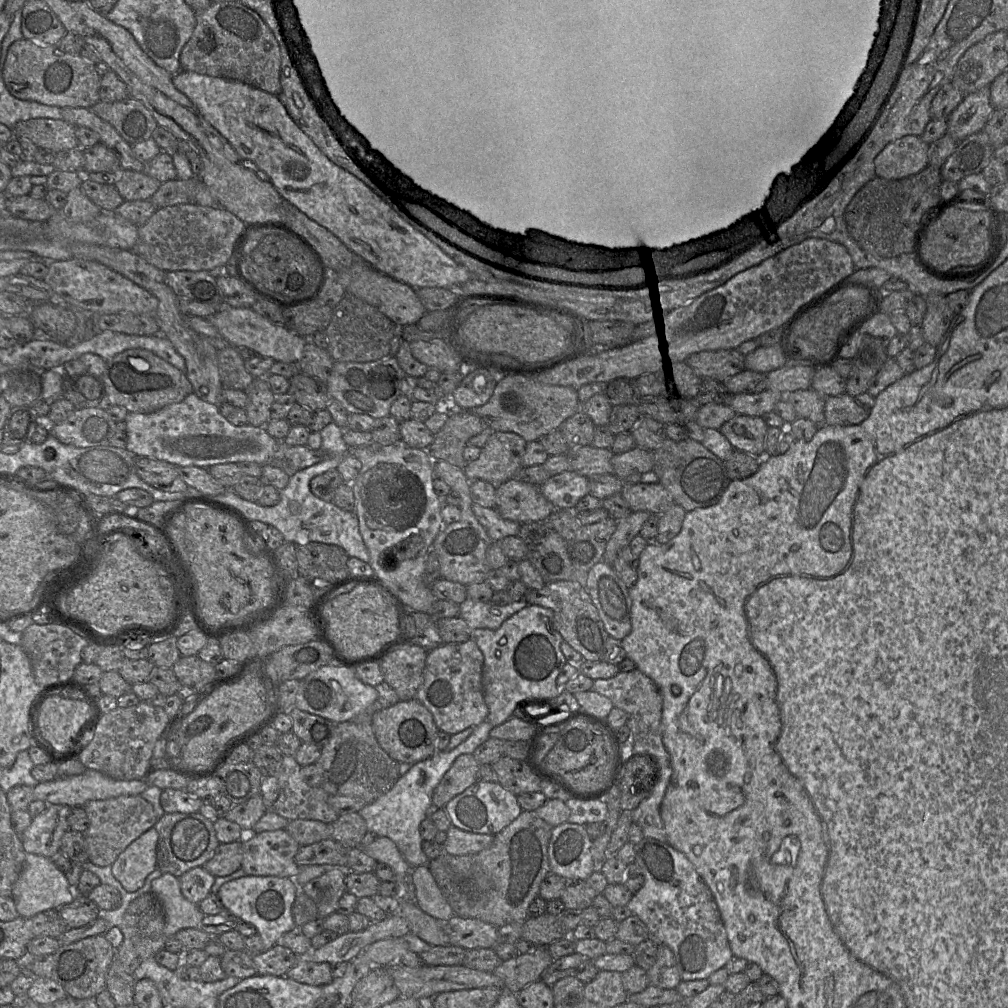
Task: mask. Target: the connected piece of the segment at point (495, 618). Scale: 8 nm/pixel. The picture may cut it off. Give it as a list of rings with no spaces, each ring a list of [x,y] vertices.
[[[466,598],[459,604],[459,617],[467,623],[471,630],[495,630],[507,618],[527,605],[526,600],[511,602],[506,605],[496,605],[491,602],[481,602]]]

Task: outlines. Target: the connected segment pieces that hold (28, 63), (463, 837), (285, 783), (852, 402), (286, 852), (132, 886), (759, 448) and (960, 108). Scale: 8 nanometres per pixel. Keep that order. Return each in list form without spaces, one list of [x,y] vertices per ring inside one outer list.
[[[19,39],[11,44],[3,67],[5,85],[14,97],[61,108],[90,108],[100,101],[99,87],[103,71],[78,54],[65,53],[56,45],[41,45],[33,40]]]
[[[454,826],[446,831],[446,835],[445,852],[453,856],[475,855],[488,848],[494,840],[493,835],[466,832]]]
[[[283,756],[276,769],[275,777],[279,784],[279,795],[276,801],[268,808],[287,820],[309,819],[326,824],[332,824],[340,815],[328,804],[329,795],[321,788],[307,784],[301,776],[301,766],[293,756]]]
[[[865,392],[857,396],[843,393],[825,398],[824,423],[826,425],[857,425],[868,418],[875,398]]]
[[[286,829],[246,833],[242,842],[240,869],[246,875],[294,879],[300,871],[295,855],[300,845]]]
[[[154,826],[134,840],[111,865],[114,877],[126,891],[135,892],[140,889],[144,885],[147,876],[157,868],[157,843],[158,832]]]
[[[736,415],[725,422],[719,431],[727,438],[734,451],[765,457],[768,425],[761,416]]]
[[[990,87],[965,95],[948,118],[948,134],[959,142],[983,131],[994,110]]]

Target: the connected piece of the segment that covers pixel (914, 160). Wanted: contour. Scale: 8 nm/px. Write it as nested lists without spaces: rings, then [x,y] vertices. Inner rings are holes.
[[[907,135],[889,143],[875,158],[876,177],[897,180],[915,175],[929,165],[929,144],[919,136]]]

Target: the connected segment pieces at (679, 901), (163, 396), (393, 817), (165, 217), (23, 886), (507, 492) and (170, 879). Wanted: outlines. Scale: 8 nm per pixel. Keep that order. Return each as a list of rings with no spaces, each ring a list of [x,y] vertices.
[[[644,837],[635,845],[634,862],[641,868],[644,883],[633,894],[627,907],[646,925],[649,939],[672,950],[682,981],[708,979],[712,973],[725,967],[733,956],[725,926],[710,889],[687,857],[667,842]]]
[[[142,348],[124,350],[107,362],[101,377],[105,395],[114,405],[125,408],[128,413],[153,413],[163,407],[181,402],[190,393],[192,385],[181,372],[152,351]]]
[[[485,720],[477,725],[473,733],[453,750],[438,751],[430,758],[413,764],[389,792],[358,811],[366,823],[367,830],[378,837],[386,837],[392,840],[411,867],[428,865],[430,860],[422,850],[423,839],[419,828],[421,822],[426,819],[426,811],[433,804],[434,789],[457,757],[462,754],[473,754],[476,748],[490,737],[490,731],[493,727],[491,723]]]
[[[188,203],[158,208],[145,224],[139,226],[134,250],[164,272],[210,271],[226,266],[232,254],[236,258],[238,240],[246,226],[247,222],[221,207]]]
[[[26,854],[24,868],[13,886],[13,899],[19,916],[29,919],[36,914],[71,903],[76,898],[76,890],[72,888],[63,872],[52,862],[51,858]]]
[[[516,477],[496,486],[495,509],[503,518],[520,524],[525,522],[547,522],[556,510],[554,505],[544,497],[540,486],[526,483]]]
[[[162,874],[151,883],[151,891],[160,899],[165,911],[166,938],[186,928],[199,928],[204,918],[197,904],[187,900],[181,892],[179,878],[172,874]]]

